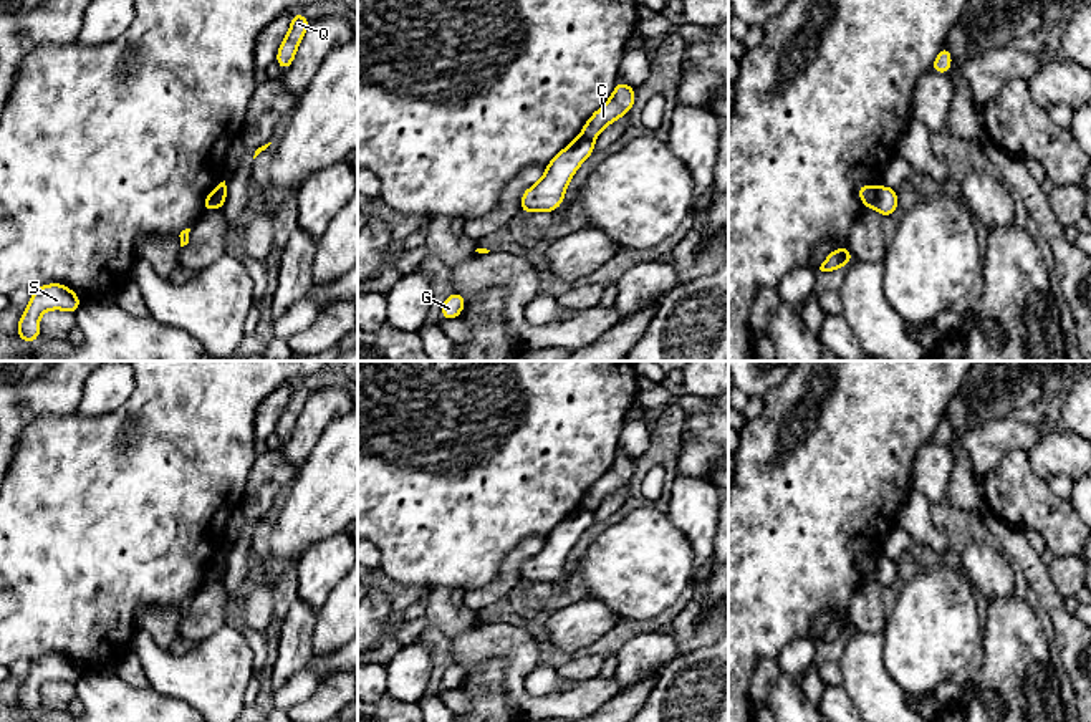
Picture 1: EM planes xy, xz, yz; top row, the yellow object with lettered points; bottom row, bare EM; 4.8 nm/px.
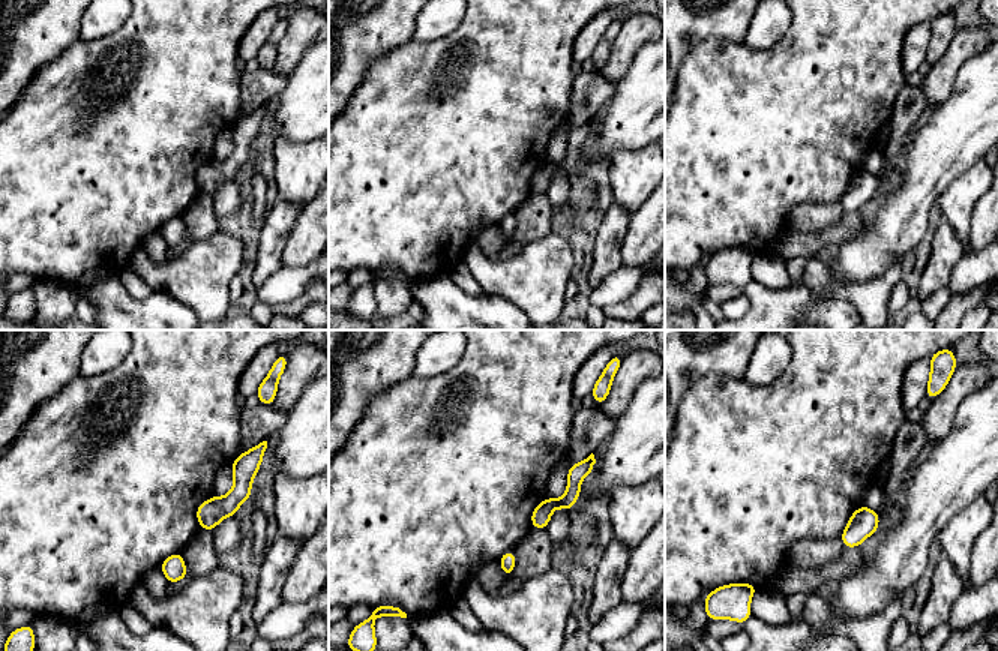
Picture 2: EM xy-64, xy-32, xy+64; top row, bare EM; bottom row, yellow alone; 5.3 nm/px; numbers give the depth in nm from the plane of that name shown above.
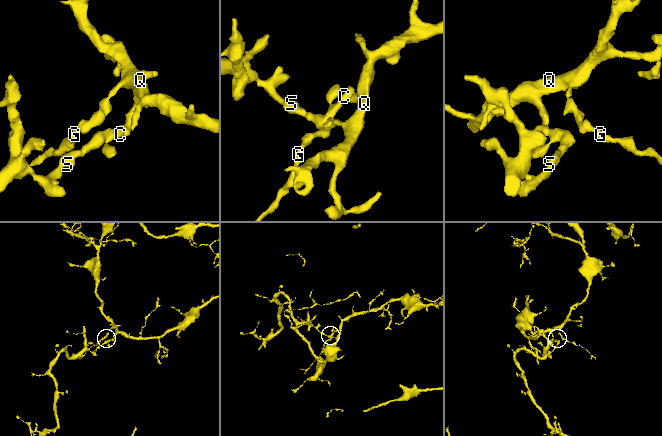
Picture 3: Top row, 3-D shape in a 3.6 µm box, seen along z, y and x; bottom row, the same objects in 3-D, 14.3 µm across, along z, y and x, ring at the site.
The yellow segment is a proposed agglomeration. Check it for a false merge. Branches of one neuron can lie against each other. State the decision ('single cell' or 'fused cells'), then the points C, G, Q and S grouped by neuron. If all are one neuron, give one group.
fused cells | C G Q / S

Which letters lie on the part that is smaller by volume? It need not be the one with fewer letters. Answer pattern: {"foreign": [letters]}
{"foreign": ["S"]}

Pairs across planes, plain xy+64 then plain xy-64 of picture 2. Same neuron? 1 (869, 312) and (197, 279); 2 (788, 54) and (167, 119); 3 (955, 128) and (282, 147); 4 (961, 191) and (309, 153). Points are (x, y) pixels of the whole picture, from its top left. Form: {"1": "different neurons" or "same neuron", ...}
{"1": "same neuron", "2": "same neuron", "3": "different neurons", "4": "same neuron"}

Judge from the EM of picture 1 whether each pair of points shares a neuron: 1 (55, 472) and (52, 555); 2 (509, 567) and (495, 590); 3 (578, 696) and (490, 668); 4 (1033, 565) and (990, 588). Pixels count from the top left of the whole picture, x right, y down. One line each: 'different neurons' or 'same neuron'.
1: same neuron
2: same neuron
3: different neurons
4: different neurons

